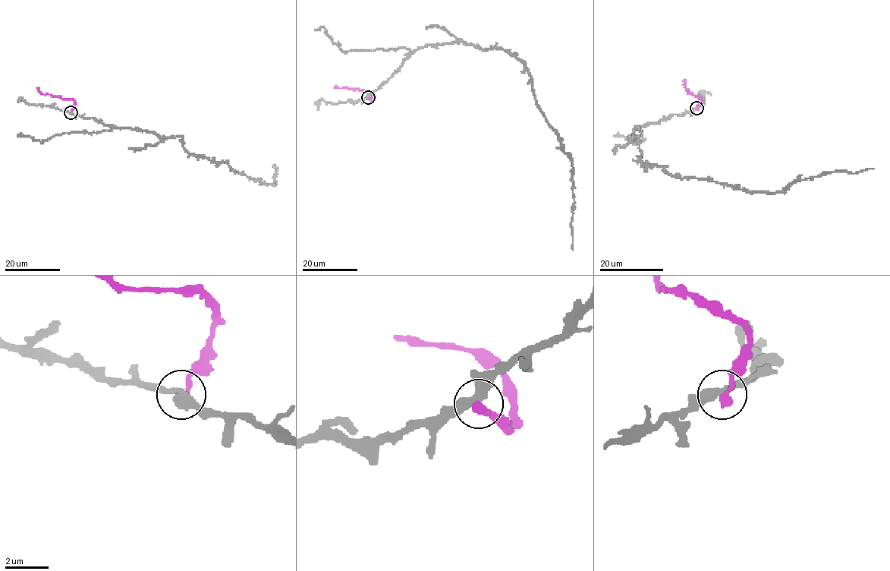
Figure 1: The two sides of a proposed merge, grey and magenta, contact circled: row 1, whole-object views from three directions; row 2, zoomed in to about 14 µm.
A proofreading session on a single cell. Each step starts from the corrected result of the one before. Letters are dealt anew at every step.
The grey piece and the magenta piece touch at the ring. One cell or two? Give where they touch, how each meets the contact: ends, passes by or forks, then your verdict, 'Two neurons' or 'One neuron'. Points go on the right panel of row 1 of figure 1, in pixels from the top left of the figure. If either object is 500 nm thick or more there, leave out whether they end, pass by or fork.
Place: (696, 108). At the ring grey passes by. At the ring magenta ends. Two neurons

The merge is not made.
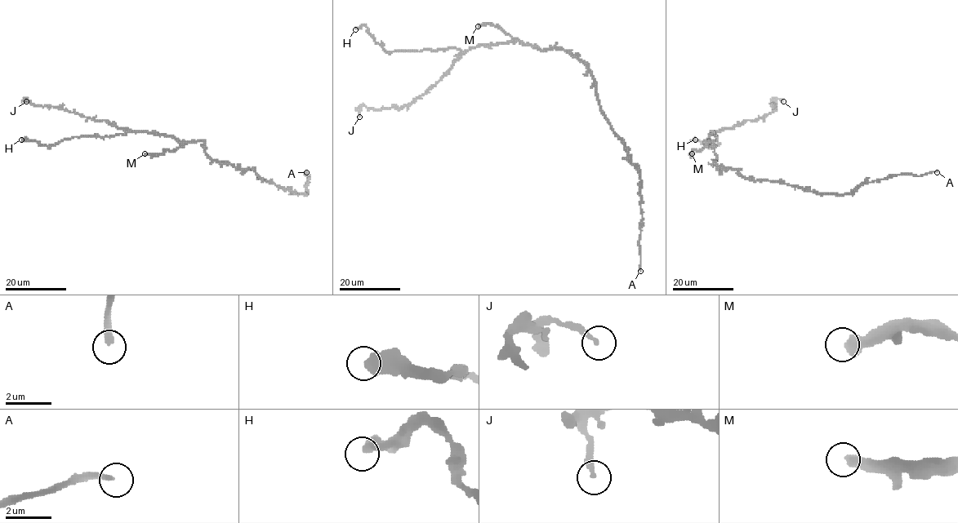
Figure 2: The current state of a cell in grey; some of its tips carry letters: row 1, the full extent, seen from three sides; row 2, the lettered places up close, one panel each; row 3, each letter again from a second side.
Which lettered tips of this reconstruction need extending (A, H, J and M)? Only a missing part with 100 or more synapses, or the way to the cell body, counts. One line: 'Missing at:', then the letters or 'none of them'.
Missing at: A

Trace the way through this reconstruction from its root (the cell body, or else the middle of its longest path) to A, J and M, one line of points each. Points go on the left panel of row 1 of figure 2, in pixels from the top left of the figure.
A: (229, 163), (242, 169), (252, 169), (262, 180), (294, 194), (306, 194), (306, 172)
J: (229, 163), (212, 160), (201, 141), (180, 143), (169, 136), (129, 131), (105, 120), (26, 101)
M: (229, 163), (212, 160), (206, 152), (205, 144), (201, 141), (187, 141), (162, 153), (144, 153)

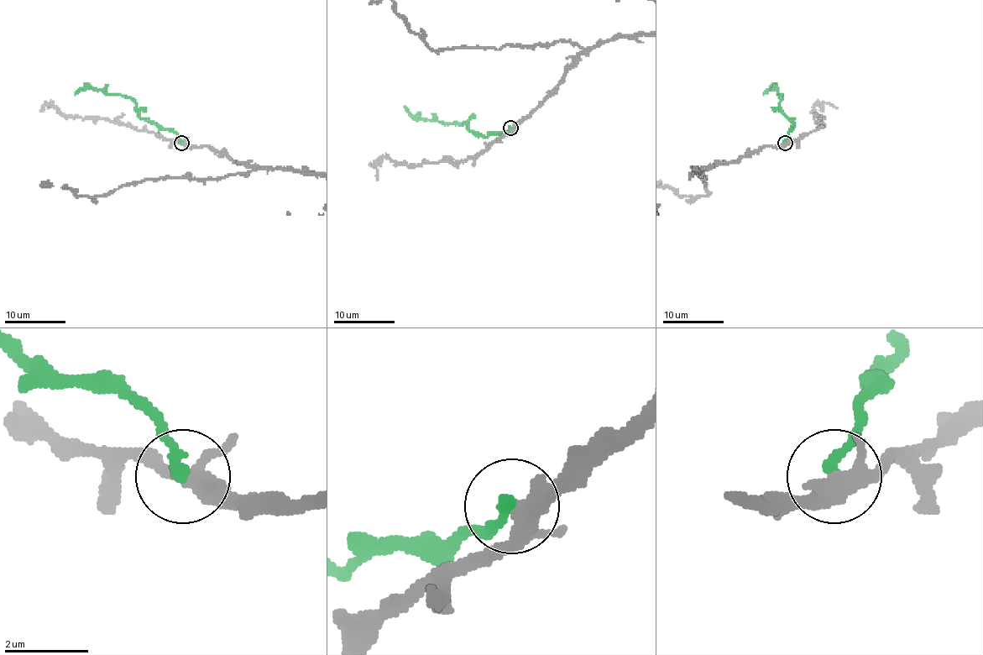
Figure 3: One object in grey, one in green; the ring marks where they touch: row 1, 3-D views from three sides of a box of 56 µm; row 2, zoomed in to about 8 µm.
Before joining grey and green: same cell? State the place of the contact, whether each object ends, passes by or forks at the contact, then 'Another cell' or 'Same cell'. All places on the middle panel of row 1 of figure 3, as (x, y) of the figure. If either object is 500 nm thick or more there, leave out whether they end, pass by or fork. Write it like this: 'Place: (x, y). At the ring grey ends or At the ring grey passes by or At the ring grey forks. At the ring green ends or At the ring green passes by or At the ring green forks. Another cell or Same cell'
Place: (510, 128). At the ring grey forks. At the ring green ends. Another cell

